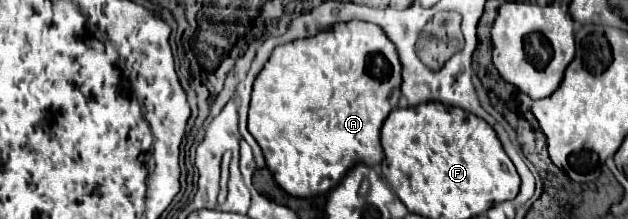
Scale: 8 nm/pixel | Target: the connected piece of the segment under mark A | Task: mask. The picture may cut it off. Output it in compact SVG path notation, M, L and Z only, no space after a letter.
M365 21L337 23L315 37L279 45L255 79L247 123L249 133L261 145L267 167L279 187L293 197L307 199L329 193L337 183L341 183L345 171L357 163L369 167L379 165L383 161L379 141L381 125L397 107L401 95L401 69L393 41L379 25Z

